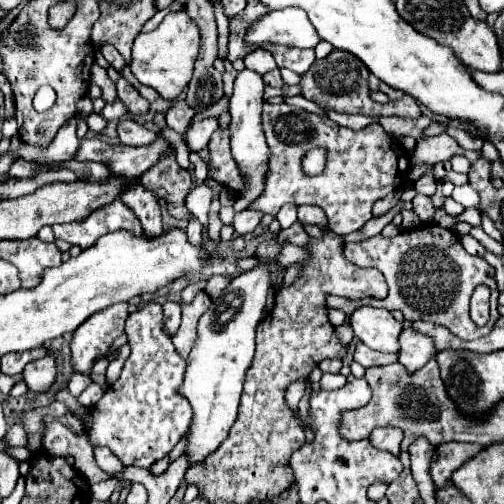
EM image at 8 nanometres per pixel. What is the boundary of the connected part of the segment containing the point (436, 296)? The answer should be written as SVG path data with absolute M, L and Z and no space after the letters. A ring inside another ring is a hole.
M428 221L422 223L418 229L400 231L394 237L376 235L372 239L364 239L360 243L346 243L344 247L346 259L358 267L374 267L378 269L390 287L386 299L340 299L328 297L330 309L340 309L346 317L350 317L358 307L384 307L388 311L400 309L408 321L432 321L450 329L460 339L480 339L488 335L500 317L498 313L498 289L496 289L496 269L488 265L484 259L468 255L460 243L460 237L450 231L442 229L438 223ZM478 285L490 287L490 321L484 327L478 327L468 315L470 295Z

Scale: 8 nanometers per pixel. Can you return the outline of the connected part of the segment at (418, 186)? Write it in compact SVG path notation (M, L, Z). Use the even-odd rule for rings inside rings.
M425 174L413 183L415 190L428 197L432 197L436 191L436 179L430 174Z

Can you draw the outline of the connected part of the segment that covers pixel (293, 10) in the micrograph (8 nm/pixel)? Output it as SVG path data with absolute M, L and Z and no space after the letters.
M286 7L286 9L270 11L260 21L256 21L246 35L246 41L250 45L278 43L288 47L312 49L320 43L320 37L312 27L306 11L298 7Z

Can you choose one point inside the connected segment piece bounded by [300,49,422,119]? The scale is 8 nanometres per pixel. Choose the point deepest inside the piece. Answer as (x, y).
(340, 81)

